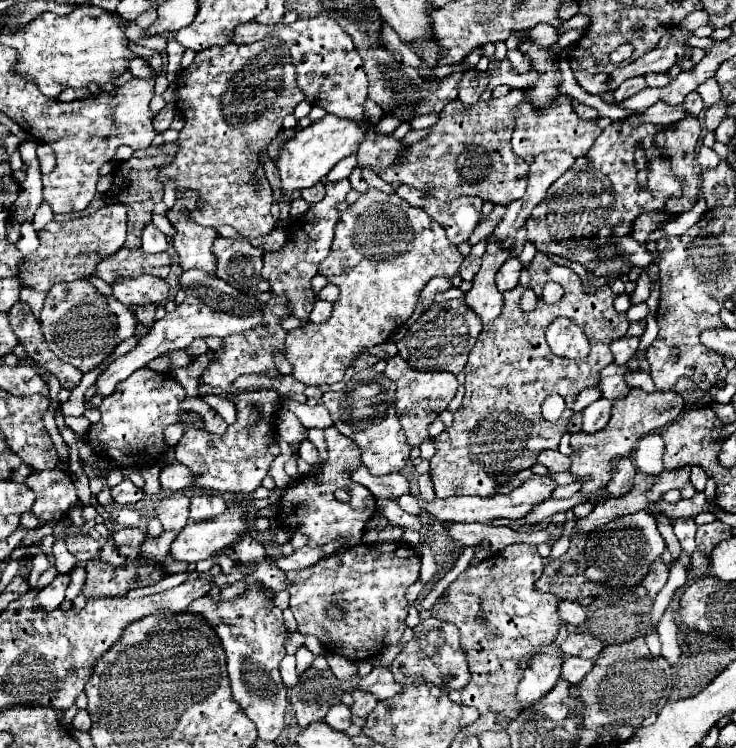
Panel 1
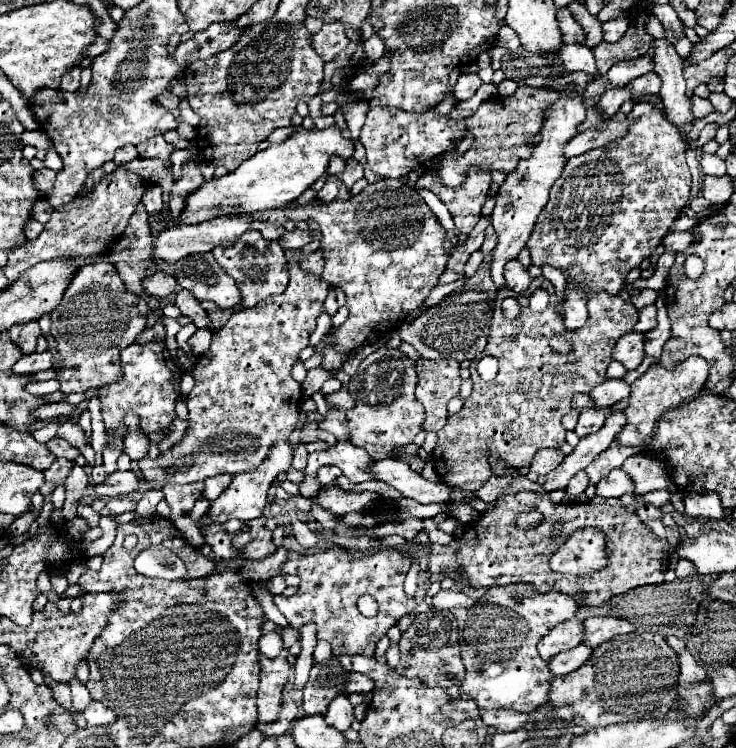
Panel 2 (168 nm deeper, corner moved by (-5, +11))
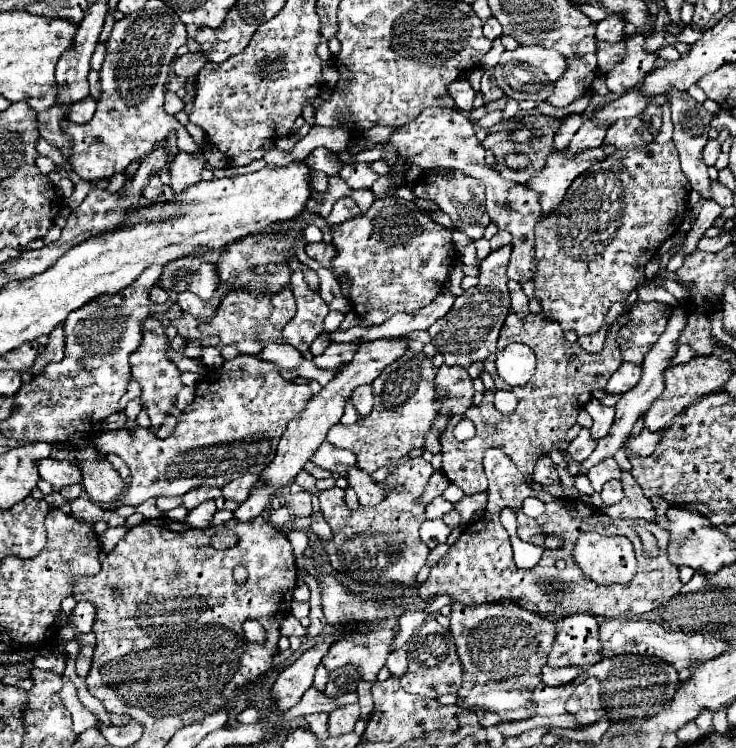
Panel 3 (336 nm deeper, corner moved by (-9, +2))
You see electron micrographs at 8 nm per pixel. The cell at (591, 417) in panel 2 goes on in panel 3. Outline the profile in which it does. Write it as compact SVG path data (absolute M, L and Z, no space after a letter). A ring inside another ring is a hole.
M581 429L581 433L569 443L569 447L567 447L567 457L569 457L571 461L575 461L575 463L581 463L581 461L585 461L585 459L593 453L595 445L597 445L597 443L591 439L589 429Z

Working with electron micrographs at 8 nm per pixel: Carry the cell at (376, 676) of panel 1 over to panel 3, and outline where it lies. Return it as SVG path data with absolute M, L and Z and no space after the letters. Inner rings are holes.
M315 687L307 689L305 695L301 697L301 701L291 707L287 713L283 713L283 721L295 721L299 717L311 715L311 713L331 713L333 709L337 709L339 705L347 705L347 703L357 703L357 693L345 693L339 697L327 697L321 691L317 691Z

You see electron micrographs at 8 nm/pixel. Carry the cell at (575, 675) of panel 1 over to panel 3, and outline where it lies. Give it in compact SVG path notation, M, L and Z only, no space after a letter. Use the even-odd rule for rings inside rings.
M545 665L541 669L541 681L547 683L547 685L565 685L565 683L571 683L583 669L577 669L577 667L563 667L563 669L553 669L549 665Z

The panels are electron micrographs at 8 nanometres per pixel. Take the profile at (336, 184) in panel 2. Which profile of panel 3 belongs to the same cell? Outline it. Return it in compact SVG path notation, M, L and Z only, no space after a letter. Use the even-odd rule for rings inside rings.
M345 197L345 199L335 201L333 211L331 211L331 215L327 217L327 221L329 221L329 225L331 225L331 227L337 227L337 225L341 225L341 223L345 223L345 221L349 221L349 219L357 217L359 213L361 213L361 211L359 211L357 203L355 203L353 199Z

